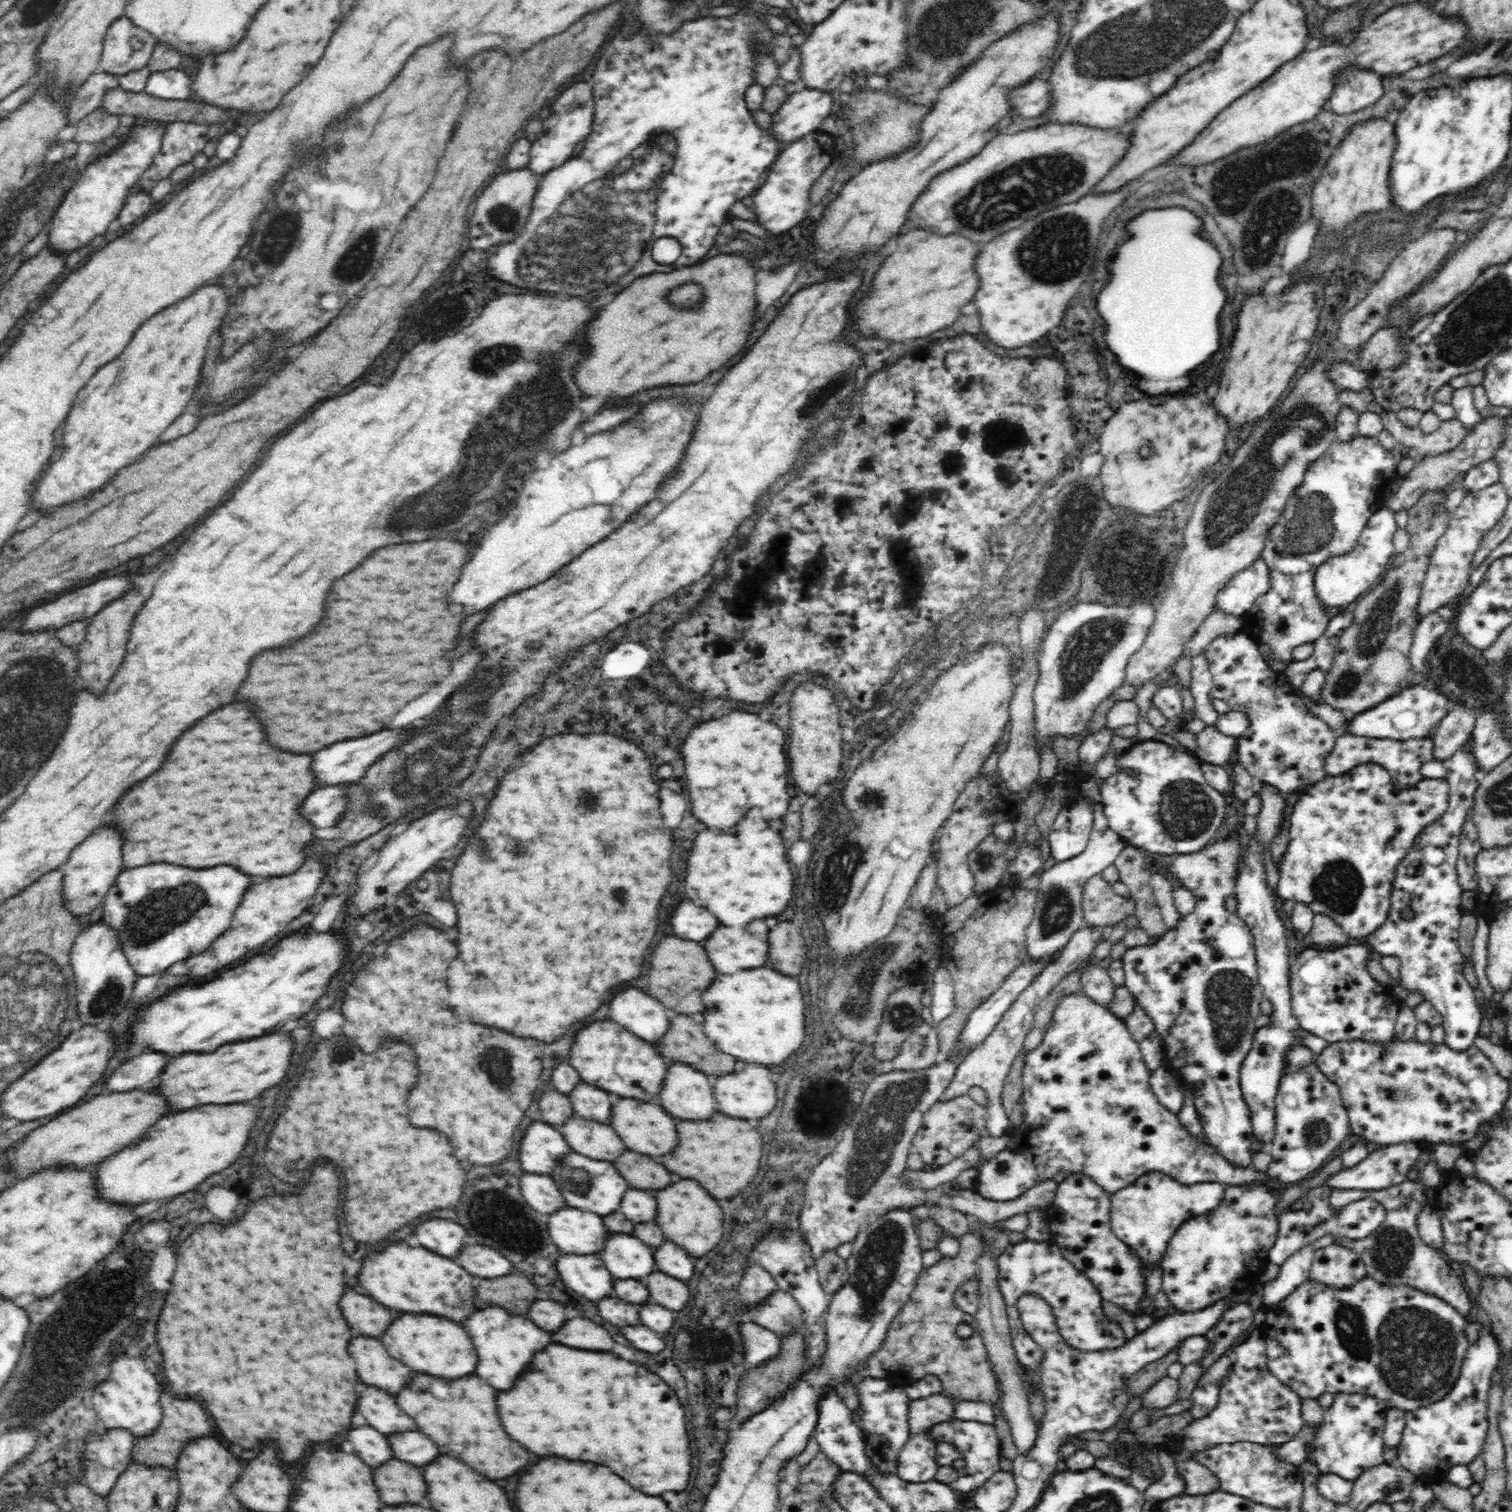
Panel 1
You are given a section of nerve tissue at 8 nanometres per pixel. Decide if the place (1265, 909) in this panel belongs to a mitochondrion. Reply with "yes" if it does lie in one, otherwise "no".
no

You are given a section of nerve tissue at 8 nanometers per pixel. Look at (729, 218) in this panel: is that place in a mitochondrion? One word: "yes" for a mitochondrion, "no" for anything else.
no

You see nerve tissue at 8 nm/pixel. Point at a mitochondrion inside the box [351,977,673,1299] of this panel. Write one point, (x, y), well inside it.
(499, 1054)

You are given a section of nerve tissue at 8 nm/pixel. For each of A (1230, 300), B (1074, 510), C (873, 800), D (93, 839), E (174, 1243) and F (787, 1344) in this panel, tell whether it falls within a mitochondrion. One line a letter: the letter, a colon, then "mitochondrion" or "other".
A: other
B: mitochondrion
C: mitochondrion
D: other
E: other
F: mitochondrion

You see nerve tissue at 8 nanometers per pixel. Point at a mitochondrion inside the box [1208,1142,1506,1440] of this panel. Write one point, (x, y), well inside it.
(1418, 1350)

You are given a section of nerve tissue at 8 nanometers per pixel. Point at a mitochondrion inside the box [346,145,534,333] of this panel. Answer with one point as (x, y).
(499, 215)

